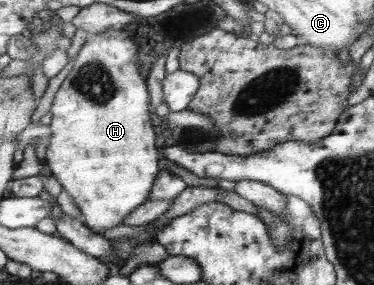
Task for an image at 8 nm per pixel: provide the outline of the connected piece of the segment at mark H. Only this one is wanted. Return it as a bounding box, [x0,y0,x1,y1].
[44,27,158,235]

